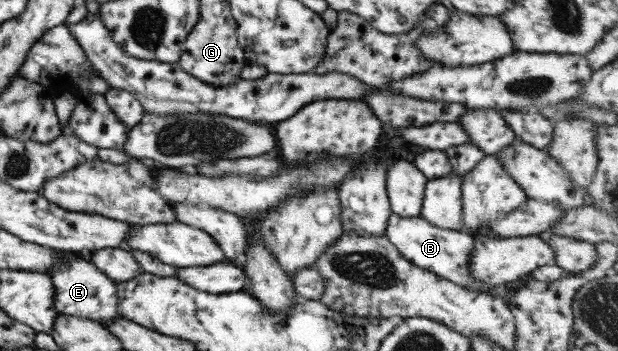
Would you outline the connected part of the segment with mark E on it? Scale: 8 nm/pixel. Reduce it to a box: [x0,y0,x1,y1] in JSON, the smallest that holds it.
[50,258,122,323]

